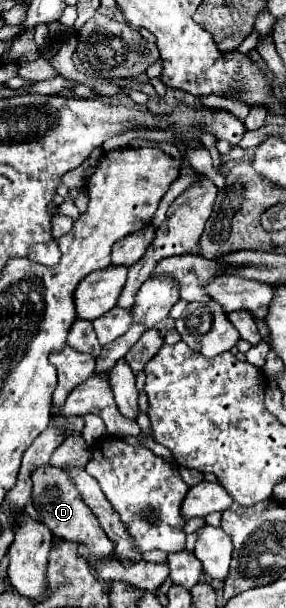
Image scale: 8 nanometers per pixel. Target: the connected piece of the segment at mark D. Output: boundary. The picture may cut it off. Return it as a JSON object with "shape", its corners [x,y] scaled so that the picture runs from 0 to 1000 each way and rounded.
{"shape":[[[189,765],[133,768],[112,778],[112,794],[119,794],[119,801],[112,801],[119,837],[133,840],[147,860],[182,873],[189,883],[203,883],[203,887],[217,883],[224,890],[280,893],[315,906],[322,916],[343,916],[343,919],[371,919],[371,916],[399,913],[399,890],[385,890],[371,883],[371,877],[350,870],[343,854],[322,847],[308,831],[287,824],[287,817],[259,804],[259,794],[217,771],[203,771]]]}

